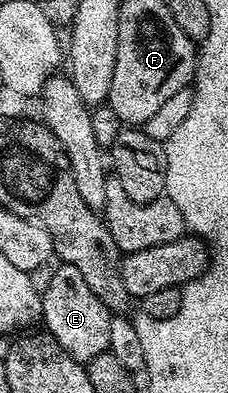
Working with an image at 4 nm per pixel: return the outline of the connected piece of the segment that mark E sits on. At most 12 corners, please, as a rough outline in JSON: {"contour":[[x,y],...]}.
{"contour":[[79,268],[41,294],[51,337],[82,364],[109,350],[111,311]]}

